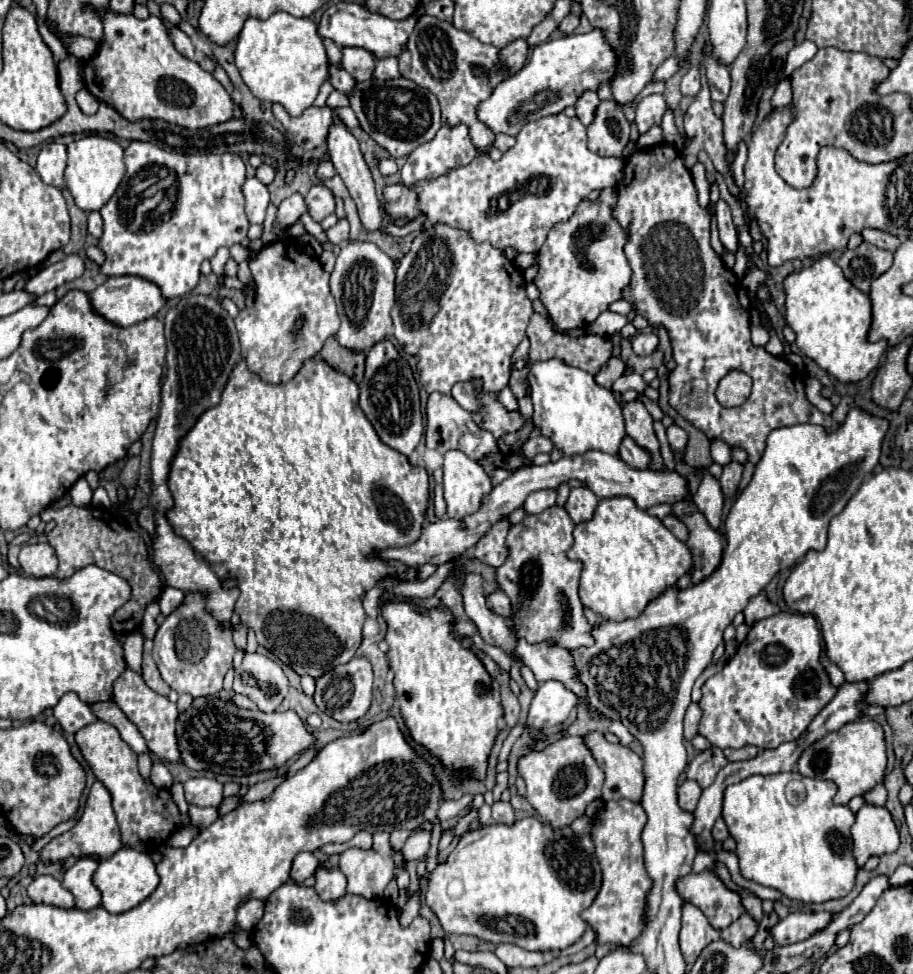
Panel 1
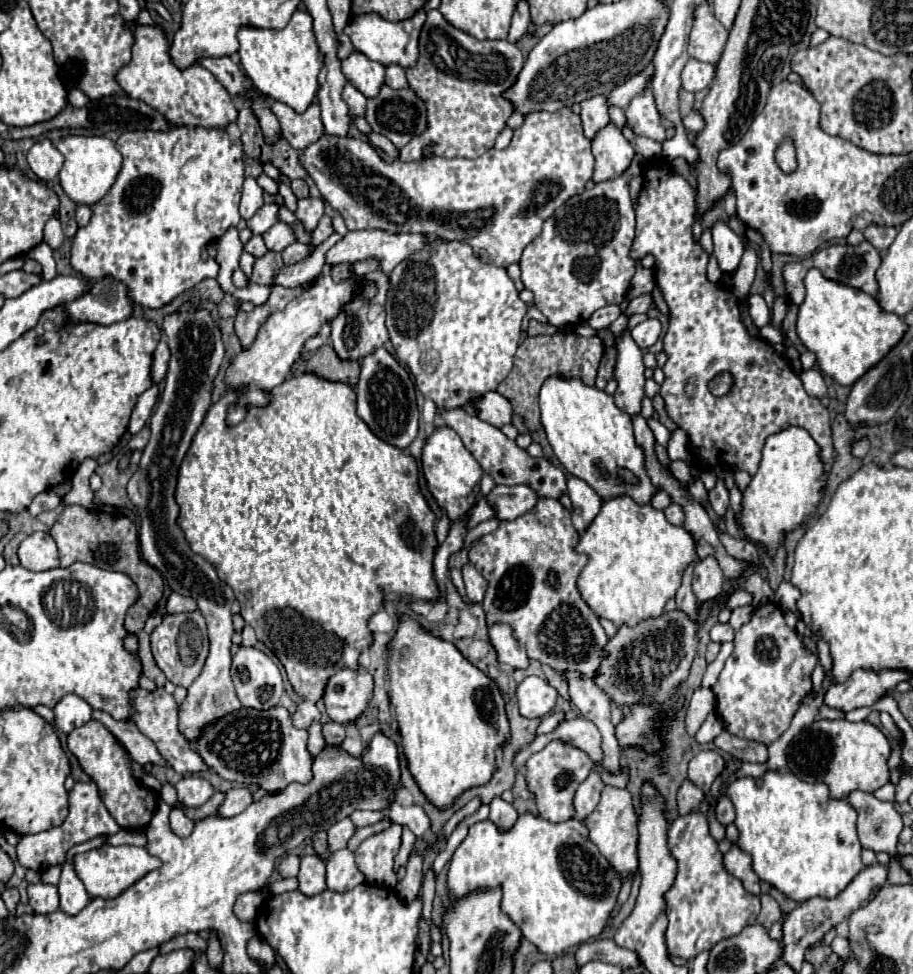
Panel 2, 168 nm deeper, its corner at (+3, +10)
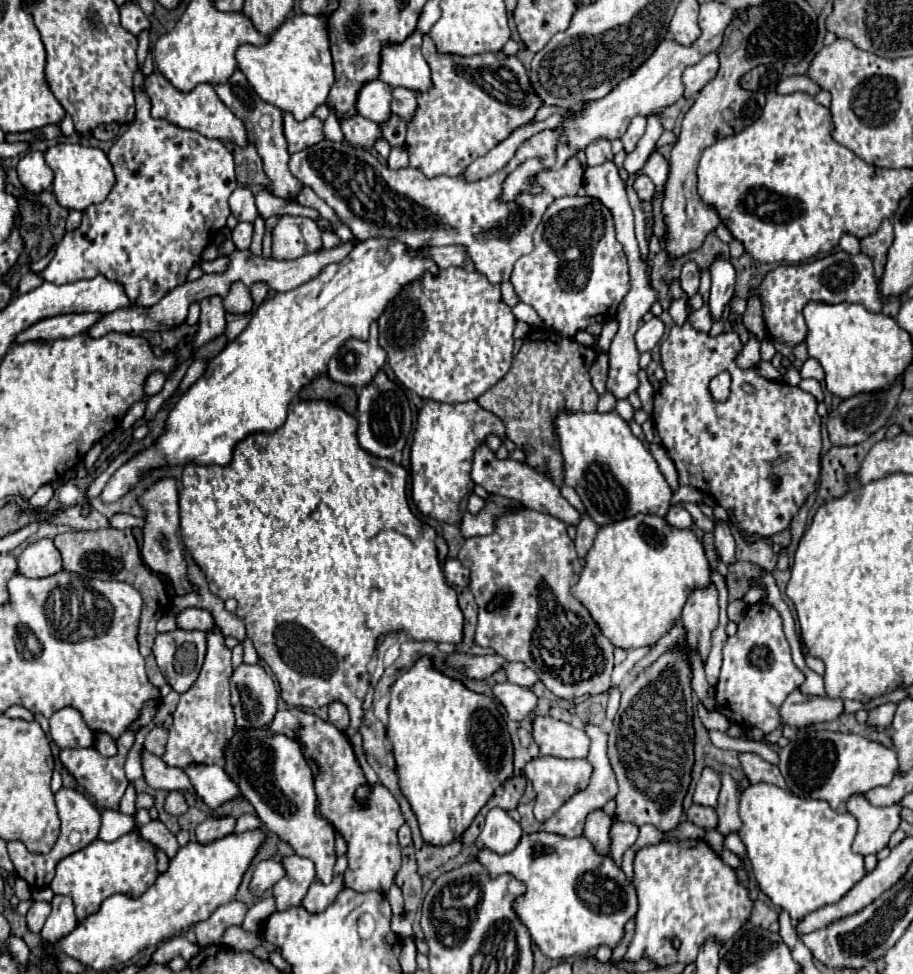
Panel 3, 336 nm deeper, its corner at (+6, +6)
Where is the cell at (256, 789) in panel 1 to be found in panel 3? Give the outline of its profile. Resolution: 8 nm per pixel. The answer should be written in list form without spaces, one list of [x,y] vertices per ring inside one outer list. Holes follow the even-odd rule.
[[[208,816],[196,828],[196,840],[198,842],[212,842],[214,838],[222,838],[222,836],[234,832],[234,826],[236,826],[236,818],[234,816],[222,816],[222,818]]]

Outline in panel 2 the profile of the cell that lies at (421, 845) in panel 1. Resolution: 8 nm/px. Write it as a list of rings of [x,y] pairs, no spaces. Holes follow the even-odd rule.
[[[391,822],[389,828],[369,836],[355,852],[355,864],[365,874],[365,882],[373,886],[395,888],[393,858],[401,846],[401,826]]]

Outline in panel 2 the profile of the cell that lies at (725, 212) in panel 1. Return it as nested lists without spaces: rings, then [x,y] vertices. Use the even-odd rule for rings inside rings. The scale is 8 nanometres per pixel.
[[[717,222],[713,228],[713,244],[715,244],[715,258],[719,262],[719,268],[723,274],[735,274],[739,260],[745,252],[745,246],[741,244],[739,236],[723,222]]]

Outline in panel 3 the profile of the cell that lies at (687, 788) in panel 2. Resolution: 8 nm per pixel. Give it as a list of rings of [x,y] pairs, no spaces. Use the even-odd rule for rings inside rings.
[[[692,804],[688,810],[686,810],[686,820],[696,824],[696,826],[702,826],[702,828],[716,828],[716,822],[718,822],[718,816],[716,816],[716,810],[710,808],[710,806],[700,806],[700,804]]]

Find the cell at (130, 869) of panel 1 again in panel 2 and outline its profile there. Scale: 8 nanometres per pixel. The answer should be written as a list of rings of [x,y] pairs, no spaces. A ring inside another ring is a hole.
[[[103,844],[101,848],[95,848],[95,850],[73,856],[75,874],[85,884],[85,890],[87,890],[91,900],[93,898],[117,898],[123,890],[127,890],[139,878],[143,878],[147,872],[151,872],[159,866],[161,866],[159,858],[151,856],[145,848],[137,848],[137,846]]]

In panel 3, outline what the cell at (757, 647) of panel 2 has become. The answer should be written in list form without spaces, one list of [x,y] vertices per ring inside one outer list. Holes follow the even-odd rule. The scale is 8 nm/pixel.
[[[770,604],[748,606],[738,632],[724,646],[722,672],[716,684],[716,710],[734,724],[756,726],[770,734],[780,724],[780,706],[804,680],[806,676],[792,662],[780,614]]]

